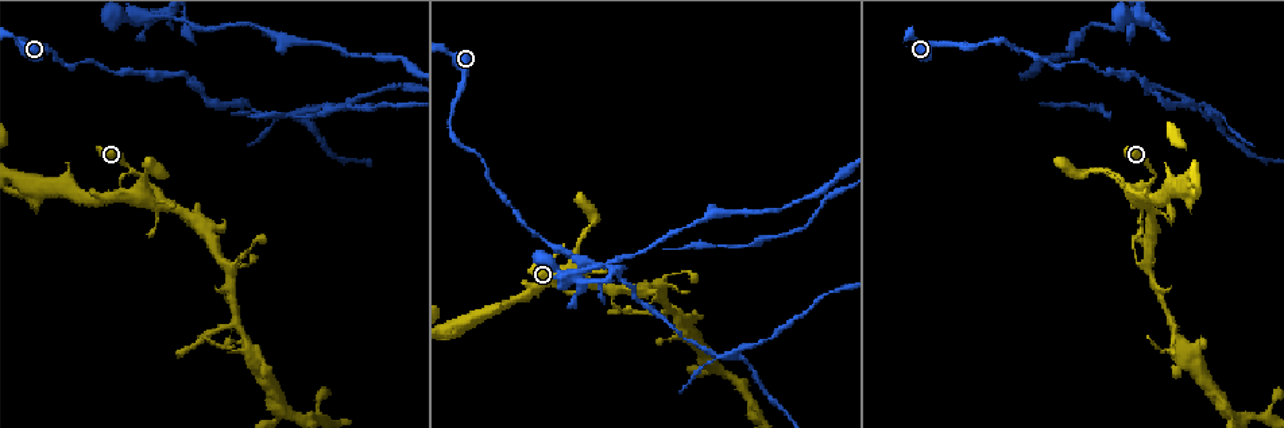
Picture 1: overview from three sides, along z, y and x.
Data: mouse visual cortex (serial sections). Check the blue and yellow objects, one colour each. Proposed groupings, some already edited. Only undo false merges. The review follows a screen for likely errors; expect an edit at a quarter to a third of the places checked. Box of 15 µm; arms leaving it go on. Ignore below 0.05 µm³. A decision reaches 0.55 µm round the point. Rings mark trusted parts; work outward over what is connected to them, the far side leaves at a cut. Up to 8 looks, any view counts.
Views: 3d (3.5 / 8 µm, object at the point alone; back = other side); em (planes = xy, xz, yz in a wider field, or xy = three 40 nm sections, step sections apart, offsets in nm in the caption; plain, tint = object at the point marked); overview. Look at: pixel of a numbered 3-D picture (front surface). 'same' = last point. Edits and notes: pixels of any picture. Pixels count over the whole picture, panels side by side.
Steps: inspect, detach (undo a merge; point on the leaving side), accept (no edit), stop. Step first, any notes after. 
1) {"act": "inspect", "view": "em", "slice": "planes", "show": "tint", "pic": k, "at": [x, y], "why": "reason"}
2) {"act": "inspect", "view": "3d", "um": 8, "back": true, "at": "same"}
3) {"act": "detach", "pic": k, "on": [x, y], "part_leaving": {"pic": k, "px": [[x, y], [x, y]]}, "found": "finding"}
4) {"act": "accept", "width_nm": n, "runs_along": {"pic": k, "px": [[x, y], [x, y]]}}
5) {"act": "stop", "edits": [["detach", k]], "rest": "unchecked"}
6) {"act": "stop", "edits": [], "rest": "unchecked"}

{"act": "inspect", "view": "3d", "um": 3.5, "pic": 1, "at": [150, 191]}

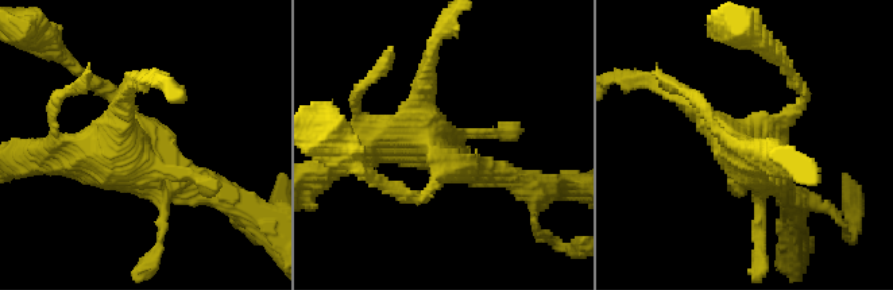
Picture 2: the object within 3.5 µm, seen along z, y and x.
{"act": "inspect", "view": "em", "slice": "planes", "show": "plain", "pic": 2, "at": [136, 144]}

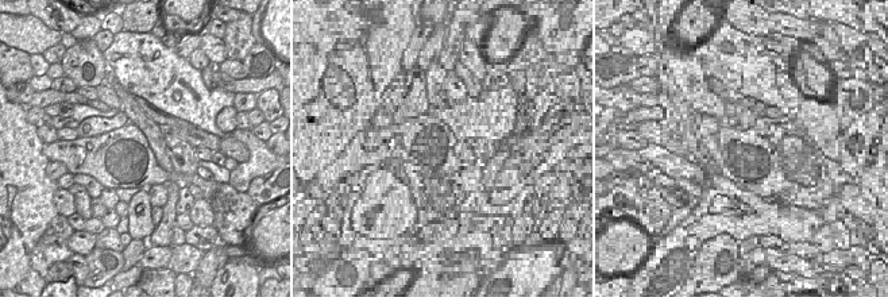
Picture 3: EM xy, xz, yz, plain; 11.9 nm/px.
{"act": "inspect", "view": "em", "slice": "planes", "show": "tint", "at": "same"}

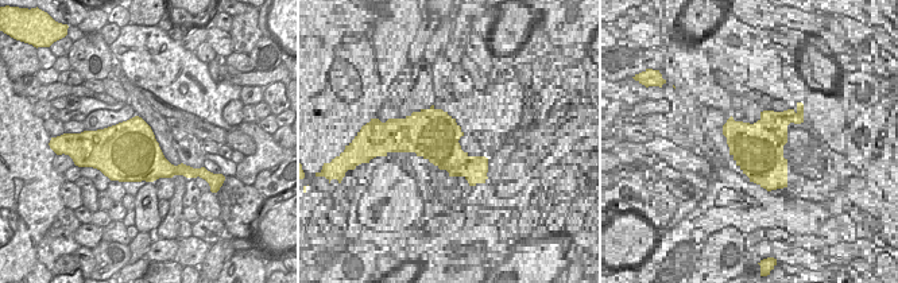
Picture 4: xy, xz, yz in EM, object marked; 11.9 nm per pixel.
{"act": "accept", "runs_along": {"pic": 2, "px": [[111, 96], [149, 140], [53, 154]]}, "found": "continuous, no second cell"}

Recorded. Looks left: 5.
{"act": "inspect", "view": "3d", "um": 8, "pic": 1, "at": [224, 266], "why": "branch point"}

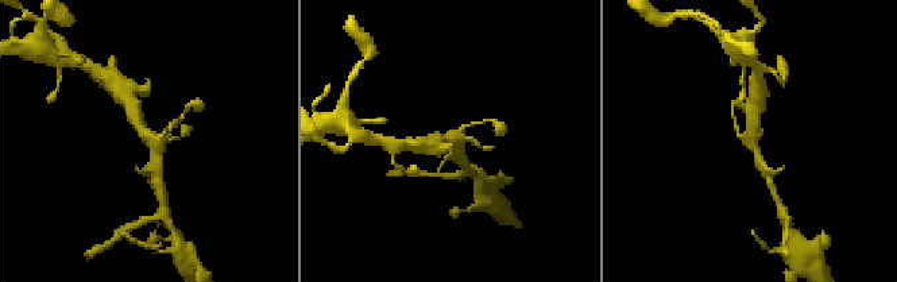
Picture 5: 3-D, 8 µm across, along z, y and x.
{"act": "inspect", "view": "em", "slice": "xy", "step": 1, "show": "tint", "pic": 5, "at": [152, 140]}

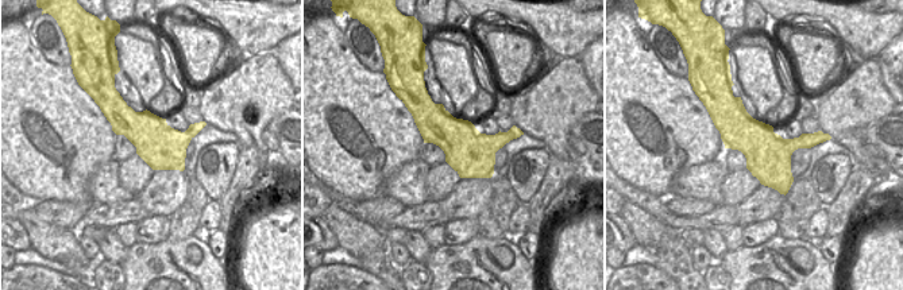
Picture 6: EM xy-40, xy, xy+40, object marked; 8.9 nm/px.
{"act": "accept", "runs_along": {"pic": 5, "px": [[134, 107], [155, 145], [158, 174]]}, "found": "continuous, no second cell"}

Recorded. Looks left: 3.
{"act": "inspect", "view": "3d", "um": 8, "pic": 1, "at": [235, 325], "why": "a fork"}

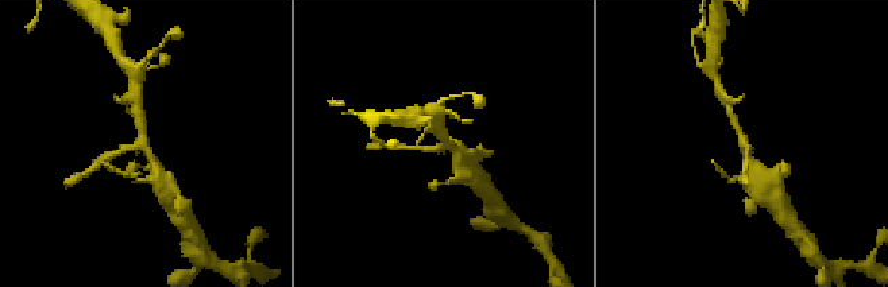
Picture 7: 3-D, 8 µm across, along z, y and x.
{"act": "inspect", "view": "3d", "um": 3.5, "pic": 7, "at": [141, 147]}

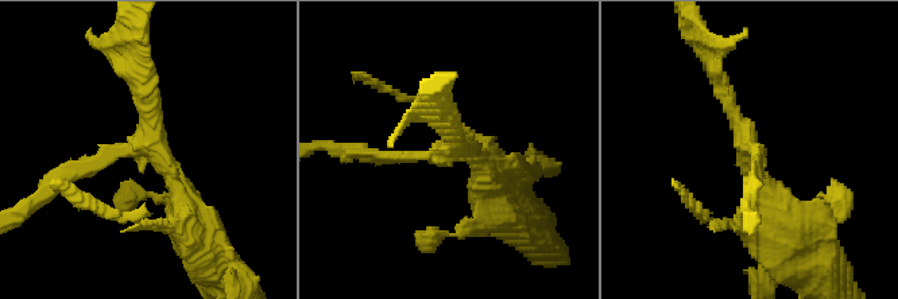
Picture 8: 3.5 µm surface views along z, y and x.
{"act": "inspect", "view": "em", "slice": "xy", "step": 2, "show": "tint", "pic": 8, "at": [454, 147]}

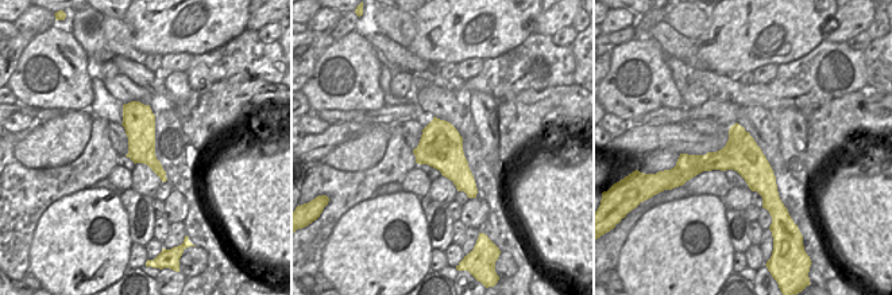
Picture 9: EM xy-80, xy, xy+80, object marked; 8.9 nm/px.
{"act": "accept", "runs_along": {"pic": 9, "px": [[688, 159], [740, 160], [775, 197]]}, "found": "all the same cell"}

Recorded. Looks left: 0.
{"act": "stop", "edits": [], "rest": "unchecked"}

